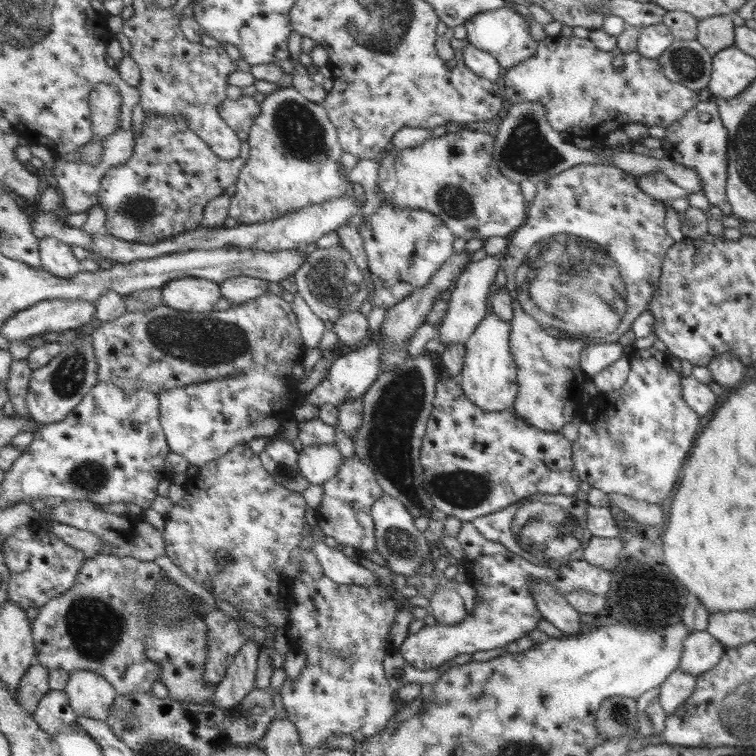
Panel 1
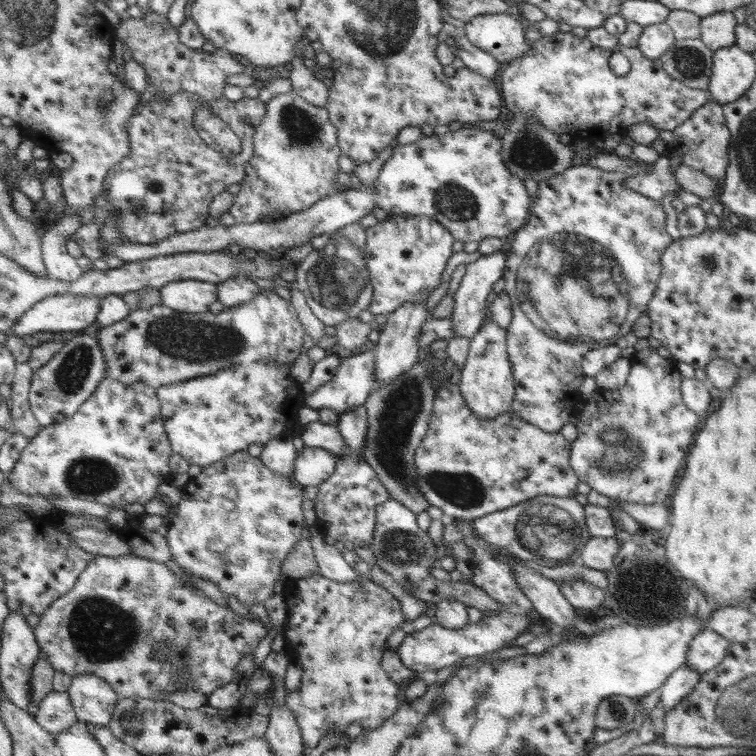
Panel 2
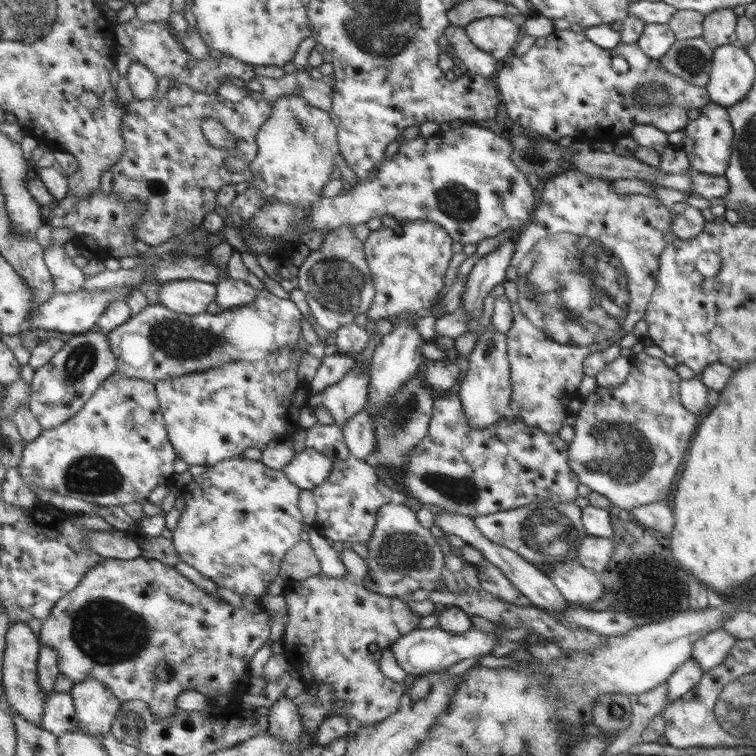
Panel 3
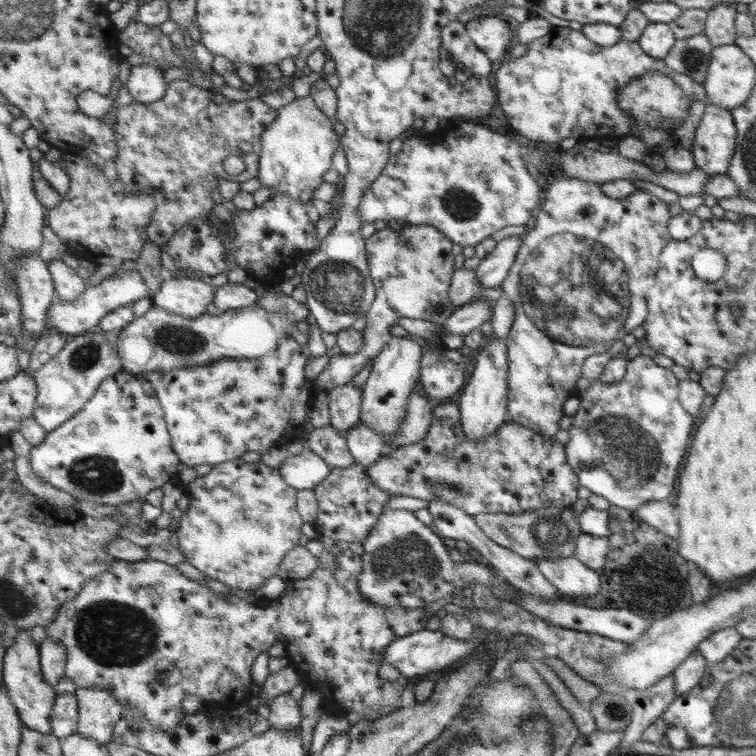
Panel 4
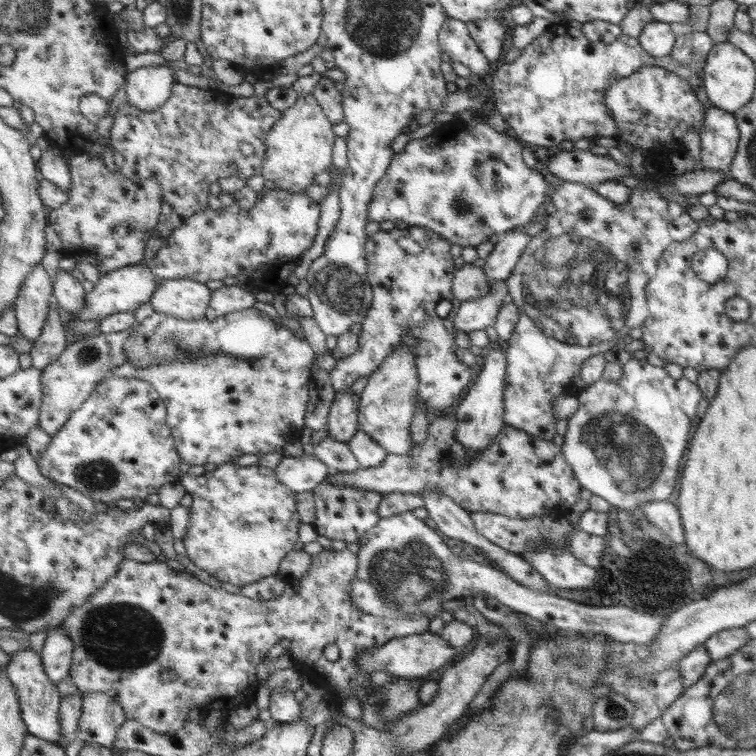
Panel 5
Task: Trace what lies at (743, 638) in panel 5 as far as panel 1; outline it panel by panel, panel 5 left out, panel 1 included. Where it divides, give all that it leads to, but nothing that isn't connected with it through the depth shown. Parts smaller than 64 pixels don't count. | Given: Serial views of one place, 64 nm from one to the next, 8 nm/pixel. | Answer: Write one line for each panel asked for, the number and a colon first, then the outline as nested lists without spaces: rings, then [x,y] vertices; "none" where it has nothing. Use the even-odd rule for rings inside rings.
1: [[[691,632],[681,644],[683,646],[677,670],[689,674],[689,678],[699,678],[703,672],[715,668],[723,654],[723,646],[707,632]]]
2: [[[703,626],[703,630],[699,630],[687,644],[687,654],[685,654],[683,666],[691,668],[693,674],[701,676],[709,670],[715,670],[723,662],[727,648],[729,648],[727,640],[723,640],[713,630]]]
3: [[[709,630],[701,638],[697,638],[697,642],[693,642],[689,660],[695,660],[697,666],[701,668],[701,672],[705,674],[707,670],[719,666],[725,660],[725,656],[729,654],[733,644],[735,644],[735,638],[729,632]]]
4: [[[723,628],[703,638],[697,644],[695,652],[703,658],[707,668],[711,668],[711,666],[717,666],[717,662],[725,660],[739,642],[741,642],[741,636],[737,634],[735,628]]]

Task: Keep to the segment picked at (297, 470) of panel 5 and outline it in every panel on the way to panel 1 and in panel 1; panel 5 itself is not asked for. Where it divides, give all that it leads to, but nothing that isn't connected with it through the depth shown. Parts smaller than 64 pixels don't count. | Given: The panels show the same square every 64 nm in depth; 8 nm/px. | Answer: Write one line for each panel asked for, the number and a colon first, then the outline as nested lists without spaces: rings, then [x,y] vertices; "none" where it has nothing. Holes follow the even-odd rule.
1: [[[335,442],[317,444],[317,446],[303,446],[301,450],[301,472],[313,484],[325,484],[331,478],[339,476],[341,468],[345,466],[345,456],[339,452]]]
2: [[[307,448],[297,458],[297,480],[305,486],[321,486],[323,482],[329,482],[333,474],[337,474],[339,460],[329,450],[321,448]]]
3: [[[305,448],[301,454],[295,456],[293,464],[289,464],[289,470],[285,470],[285,474],[293,484],[301,486],[303,490],[315,490],[333,474],[335,466],[337,462],[333,462],[329,456]]]
4: [[[305,450],[297,456],[289,456],[281,468],[281,474],[297,490],[317,490],[317,486],[333,474],[333,468],[315,452]]]

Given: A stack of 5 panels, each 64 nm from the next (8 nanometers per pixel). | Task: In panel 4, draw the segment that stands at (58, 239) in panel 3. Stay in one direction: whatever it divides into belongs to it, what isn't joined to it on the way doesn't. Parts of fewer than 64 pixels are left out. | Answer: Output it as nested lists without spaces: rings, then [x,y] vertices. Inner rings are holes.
[[[63,256],[59,260],[51,260],[49,268],[53,272],[53,280],[57,284],[59,298],[63,298],[63,300],[77,300],[87,290],[87,280],[83,280],[77,274],[77,268],[67,264]]]

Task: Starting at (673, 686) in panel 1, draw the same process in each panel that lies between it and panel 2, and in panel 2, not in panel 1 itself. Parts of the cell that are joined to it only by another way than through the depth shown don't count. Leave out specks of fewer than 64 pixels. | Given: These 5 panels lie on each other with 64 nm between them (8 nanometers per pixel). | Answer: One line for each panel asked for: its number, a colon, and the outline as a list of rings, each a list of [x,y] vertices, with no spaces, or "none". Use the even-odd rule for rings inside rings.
2: [[[687,666],[677,668],[657,690],[663,708],[667,712],[673,710],[677,706],[677,702],[681,702],[681,698],[685,698],[695,688],[697,682],[699,682],[699,676],[693,674],[691,668],[687,668]]]

